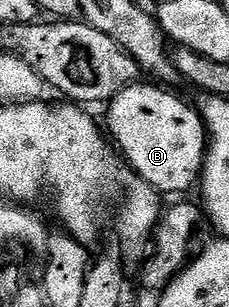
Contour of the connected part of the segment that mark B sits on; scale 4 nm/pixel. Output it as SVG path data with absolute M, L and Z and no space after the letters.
M137 83L118 91L106 105L107 132L129 167L161 195L188 193L191 189L193 192L206 152L204 122L201 114L197 110L195 113L182 98L156 85Z

